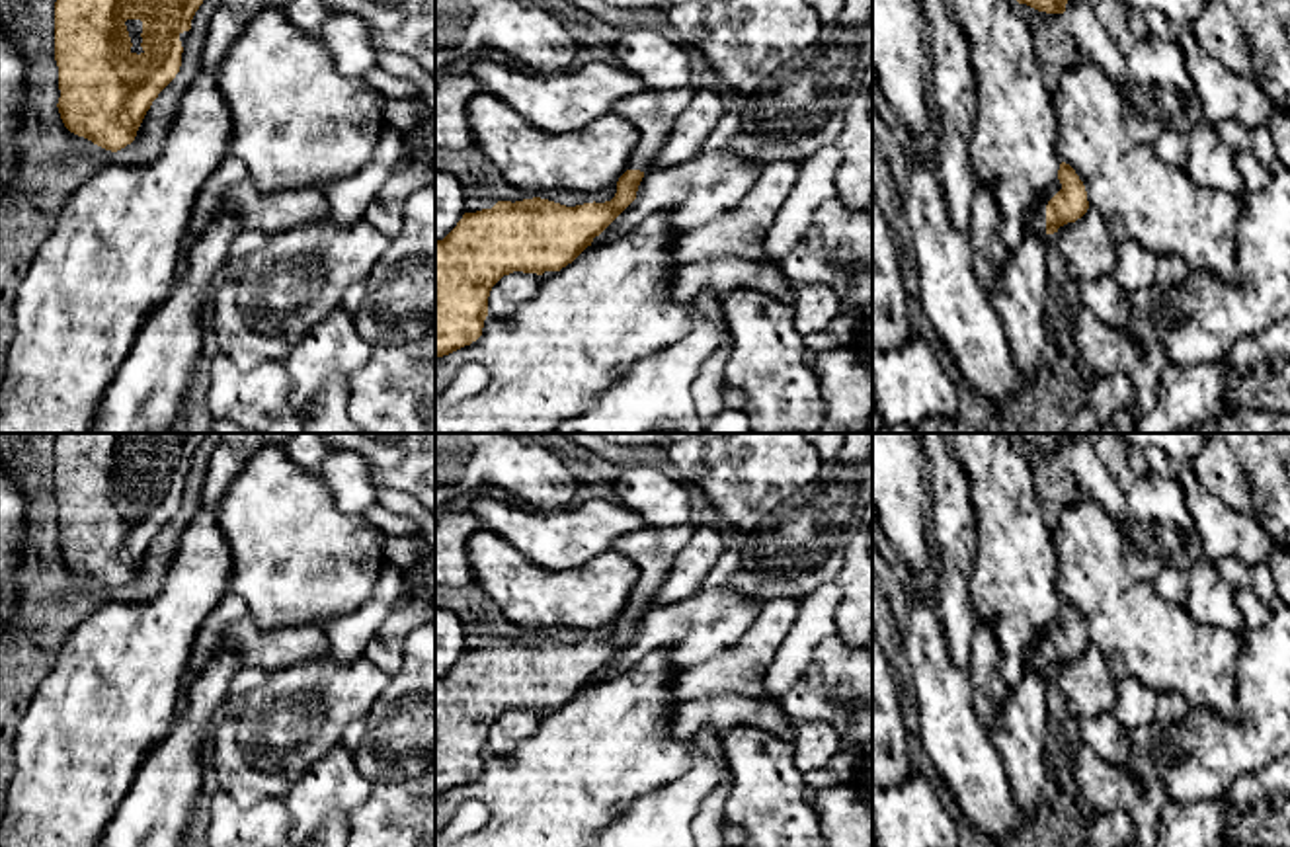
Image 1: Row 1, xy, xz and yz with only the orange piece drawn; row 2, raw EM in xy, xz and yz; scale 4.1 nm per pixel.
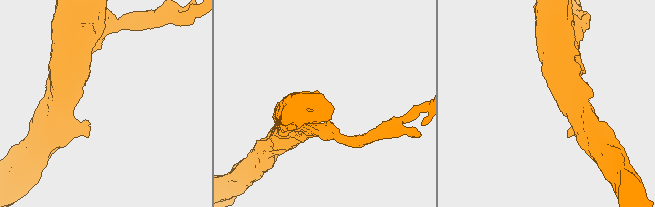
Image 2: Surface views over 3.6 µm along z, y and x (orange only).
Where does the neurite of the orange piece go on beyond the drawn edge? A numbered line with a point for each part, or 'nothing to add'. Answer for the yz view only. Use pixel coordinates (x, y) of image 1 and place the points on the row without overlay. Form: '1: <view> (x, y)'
1: yz (1037, 656)

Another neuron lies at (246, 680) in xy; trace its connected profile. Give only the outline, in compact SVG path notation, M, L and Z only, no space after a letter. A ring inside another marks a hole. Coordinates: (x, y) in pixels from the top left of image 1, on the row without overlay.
M244 667L230 681L230 697L252 693L254 689L262 689L269 683L275 671L262 667Z

